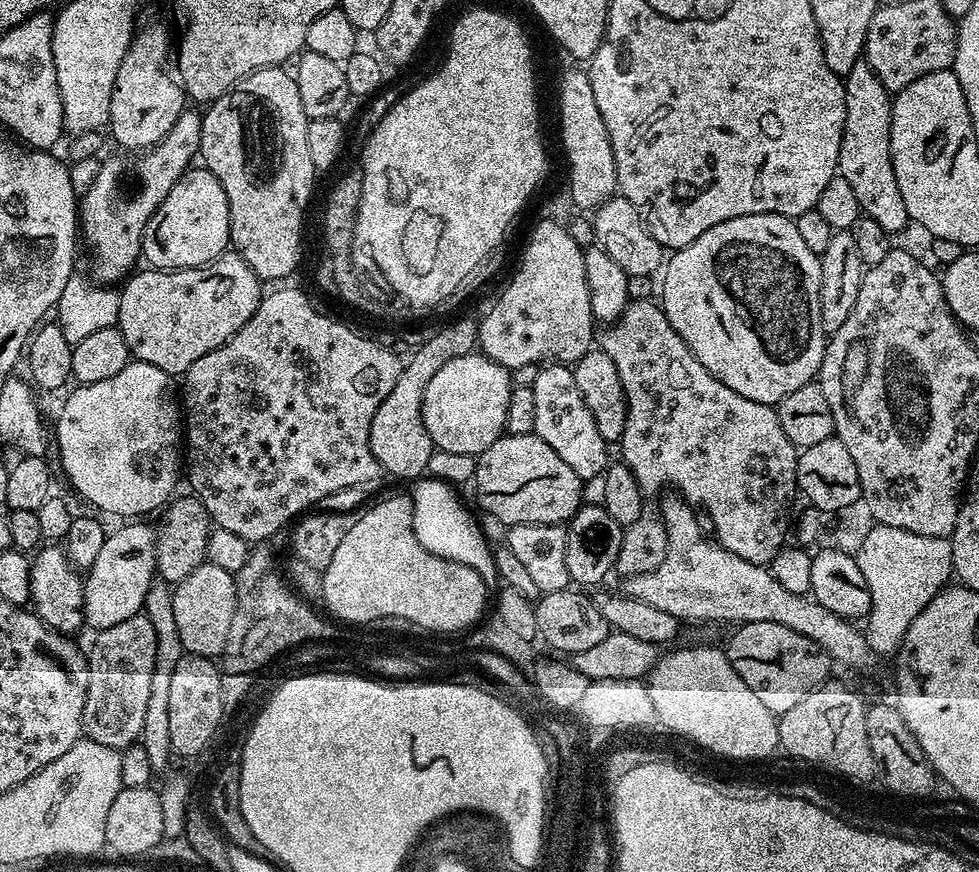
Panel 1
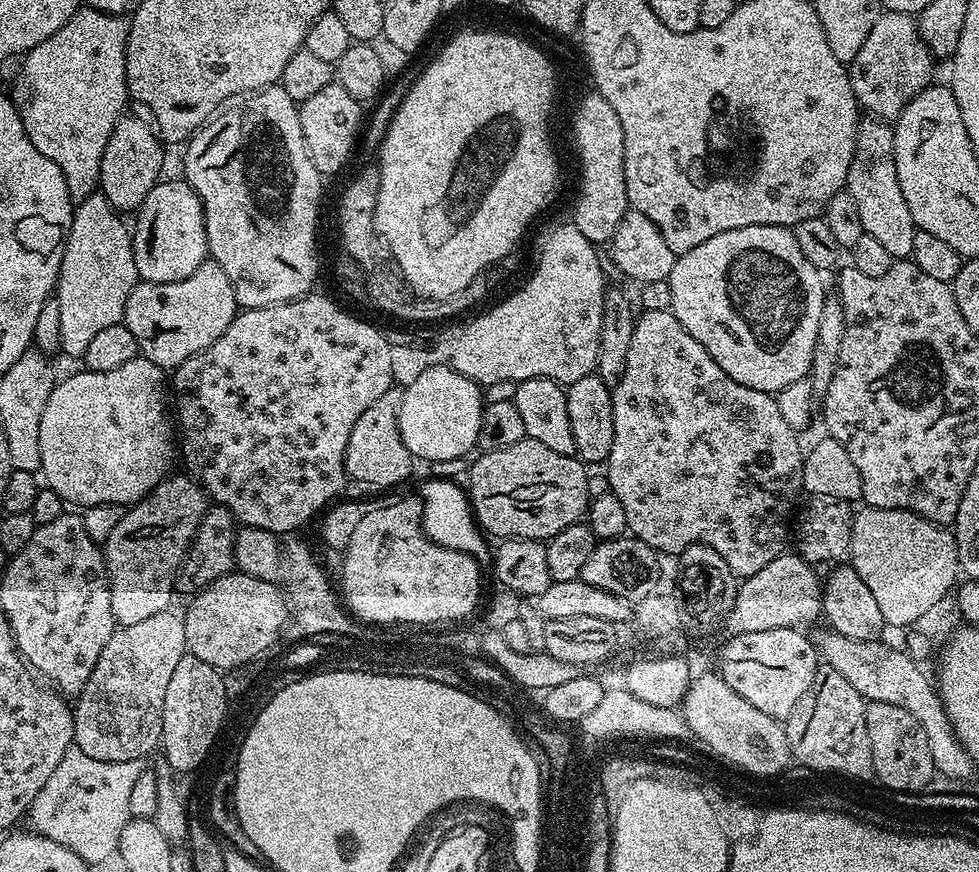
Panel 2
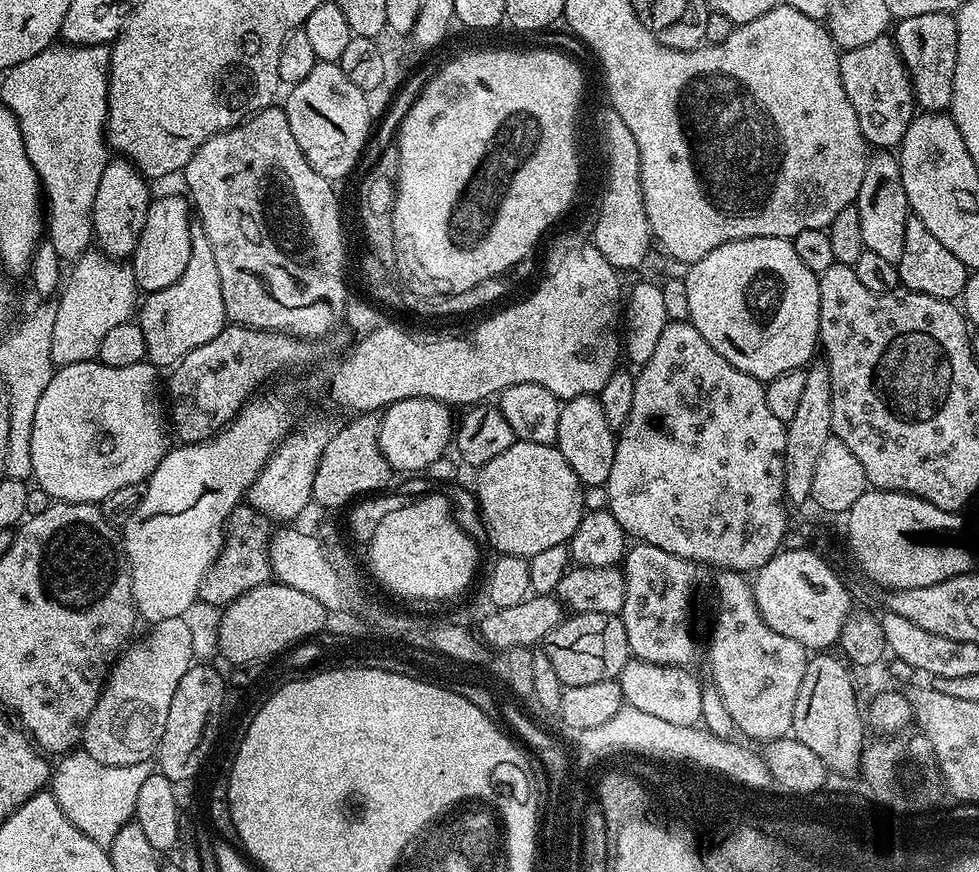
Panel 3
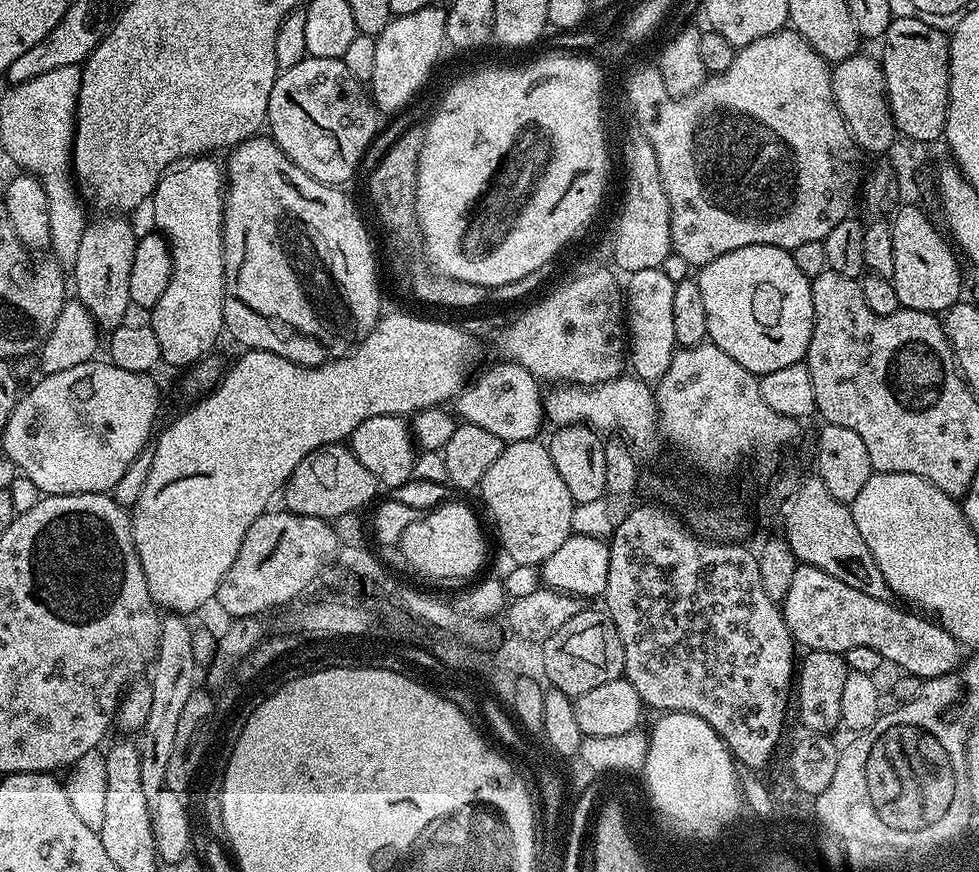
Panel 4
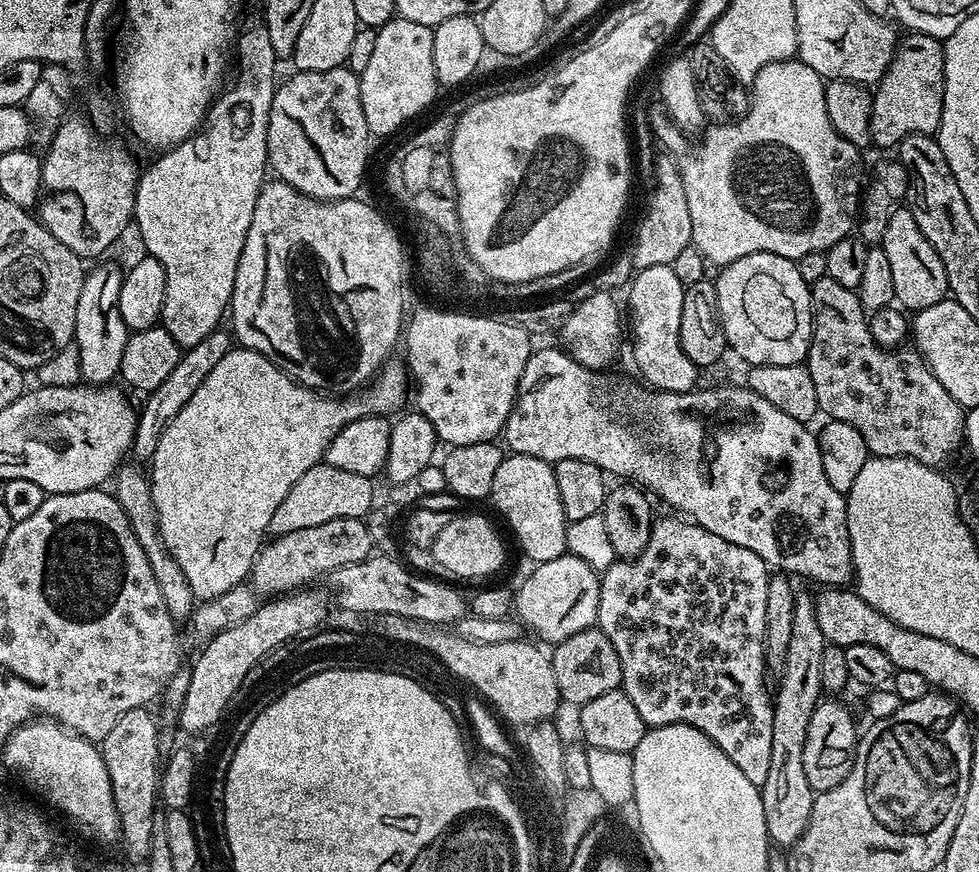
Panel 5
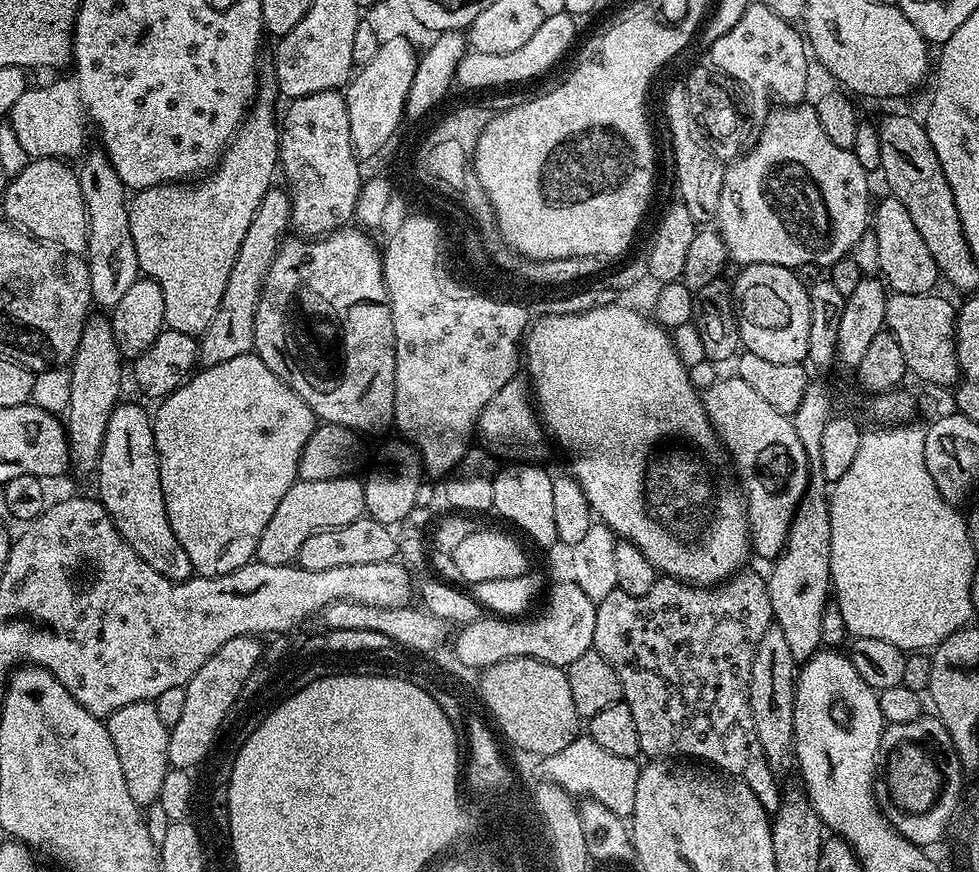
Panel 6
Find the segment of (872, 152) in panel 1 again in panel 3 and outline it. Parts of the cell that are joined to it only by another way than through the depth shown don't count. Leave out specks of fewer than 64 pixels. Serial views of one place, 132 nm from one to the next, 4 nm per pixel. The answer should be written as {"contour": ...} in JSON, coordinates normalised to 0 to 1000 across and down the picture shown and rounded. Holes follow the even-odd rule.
{"contour":[[[896,173],[888,182],[872,236],[876,241],[876,250],[880,258],[880,278],[884,286],[918,304],[930,240],[925,218],[921,218],[919,185],[910,173]]]}

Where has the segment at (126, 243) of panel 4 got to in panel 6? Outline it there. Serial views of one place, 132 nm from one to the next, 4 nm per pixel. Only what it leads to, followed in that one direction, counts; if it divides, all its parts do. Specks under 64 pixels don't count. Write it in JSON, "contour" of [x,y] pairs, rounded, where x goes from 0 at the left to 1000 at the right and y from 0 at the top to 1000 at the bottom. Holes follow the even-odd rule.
{"contour":[[[106,360],[91,361],[84,378],[84,388],[80,392],[80,401],[72,415],[74,437],[67,474],[72,532],[82,541],[97,542],[102,531],[102,517],[108,502],[112,475],[125,459],[123,439],[126,438],[127,431],[129,436],[129,422],[123,416],[125,409],[114,382],[113,366]]]}

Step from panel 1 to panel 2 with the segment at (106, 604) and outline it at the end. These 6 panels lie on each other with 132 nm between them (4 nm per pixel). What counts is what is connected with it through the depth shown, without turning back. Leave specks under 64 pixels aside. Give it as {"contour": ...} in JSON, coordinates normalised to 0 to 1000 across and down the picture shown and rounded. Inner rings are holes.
{"contour":[[[176,544],[128,586],[125,599],[104,626],[110,650],[112,700],[116,700],[120,717],[148,712],[172,700],[180,658],[213,580],[208,561],[195,546]]]}

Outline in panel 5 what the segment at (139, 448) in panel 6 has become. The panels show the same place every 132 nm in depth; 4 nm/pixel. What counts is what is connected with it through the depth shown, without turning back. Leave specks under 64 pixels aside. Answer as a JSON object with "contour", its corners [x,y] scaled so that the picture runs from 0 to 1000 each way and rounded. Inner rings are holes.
{"contour":[[[127,530],[116,542],[116,568],[129,594],[133,608],[137,608],[137,617],[141,617],[141,626],[149,635],[149,644],[153,655],[157,657],[157,667],[161,667],[161,677],[170,690],[170,700],[174,700],[177,711],[181,713],[191,712],[198,701],[201,692],[199,681],[194,677],[194,667],[190,667],[190,661],[186,658],[186,651],[182,644],[170,631],[170,626],[163,616],[163,604],[159,591],[159,581],[155,575],[155,553],[142,531]]]}

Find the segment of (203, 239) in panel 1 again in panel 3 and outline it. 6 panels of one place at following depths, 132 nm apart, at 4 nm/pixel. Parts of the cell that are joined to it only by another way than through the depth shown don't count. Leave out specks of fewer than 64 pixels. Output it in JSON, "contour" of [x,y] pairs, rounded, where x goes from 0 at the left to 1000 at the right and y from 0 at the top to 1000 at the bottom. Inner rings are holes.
{"contour":[[[187,224],[163,225],[152,233],[149,241],[149,259],[141,273],[141,282],[135,288],[133,306],[144,336],[160,335],[186,319],[186,310],[194,300],[194,234]]]}

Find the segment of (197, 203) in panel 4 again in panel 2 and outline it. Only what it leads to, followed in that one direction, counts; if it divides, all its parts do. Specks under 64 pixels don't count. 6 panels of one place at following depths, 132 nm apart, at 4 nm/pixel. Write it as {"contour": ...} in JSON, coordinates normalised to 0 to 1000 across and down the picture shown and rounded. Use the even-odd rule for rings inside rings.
{"contour":[[[213,296],[208,299],[194,319],[186,323],[170,323],[169,326],[153,326],[150,323],[141,323],[137,333],[133,333],[133,342],[129,342],[129,356],[125,370],[137,383],[137,388],[143,398],[142,407],[149,409],[153,415],[157,415],[162,422],[169,424],[179,424],[190,411],[210,401],[235,374],[237,366],[241,364],[243,350],[239,328],[235,319],[231,319],[231,310],[223,305],[221,299]]]}

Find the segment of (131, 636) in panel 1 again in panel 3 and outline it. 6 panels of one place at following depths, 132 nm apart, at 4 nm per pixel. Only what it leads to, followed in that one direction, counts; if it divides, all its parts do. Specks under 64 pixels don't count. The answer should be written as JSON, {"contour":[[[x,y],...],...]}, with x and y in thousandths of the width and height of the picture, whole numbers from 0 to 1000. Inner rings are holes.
{"contour":[[[187,706],[160,711],[154,720],[149,729],[139,737],[136,735],[120,753],[111,767],[102,800],[85,833],[84,860],[108,877],[140,877],[143,873],[152,873],[160,864],[182,782],[198,759],[196,731]]]}

